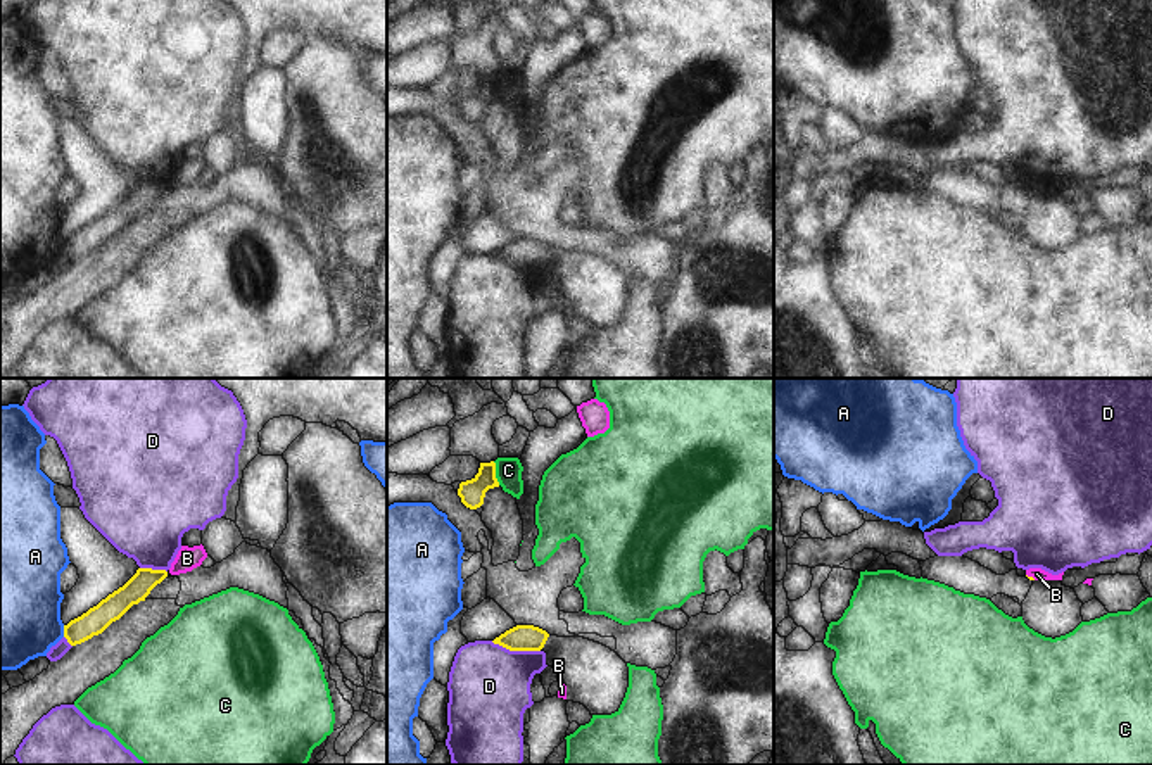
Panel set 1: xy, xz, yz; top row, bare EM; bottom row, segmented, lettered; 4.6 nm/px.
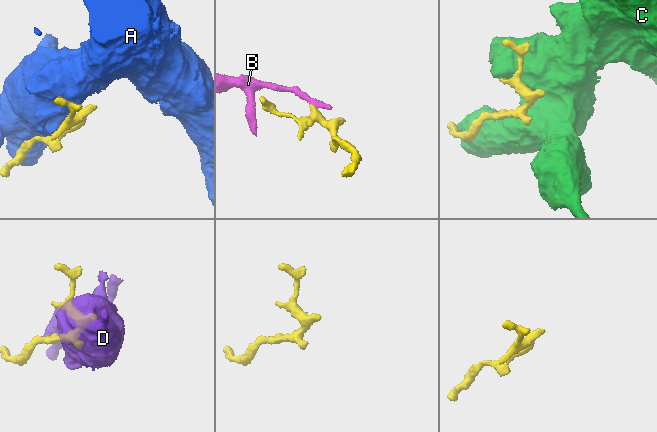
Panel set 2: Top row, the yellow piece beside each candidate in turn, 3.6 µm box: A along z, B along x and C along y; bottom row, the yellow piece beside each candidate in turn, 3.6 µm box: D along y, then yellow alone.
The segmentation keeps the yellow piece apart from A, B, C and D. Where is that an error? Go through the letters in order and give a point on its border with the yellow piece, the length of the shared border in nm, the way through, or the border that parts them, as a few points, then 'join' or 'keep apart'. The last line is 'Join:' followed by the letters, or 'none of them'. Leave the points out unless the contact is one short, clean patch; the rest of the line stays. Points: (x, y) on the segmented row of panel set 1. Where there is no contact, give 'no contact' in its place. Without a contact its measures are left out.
A: contact xy (64, 631); length 60 nm; keep apart
B: contact yz (1031, 577); length 50 nm; border yz (1026, 574), (1035, 579); keep apart
C: contact xz (494, 474); length 120 nm; keep apart
D: contact xz (515, 650); length 240 nm; keep apart
Join: none of them

